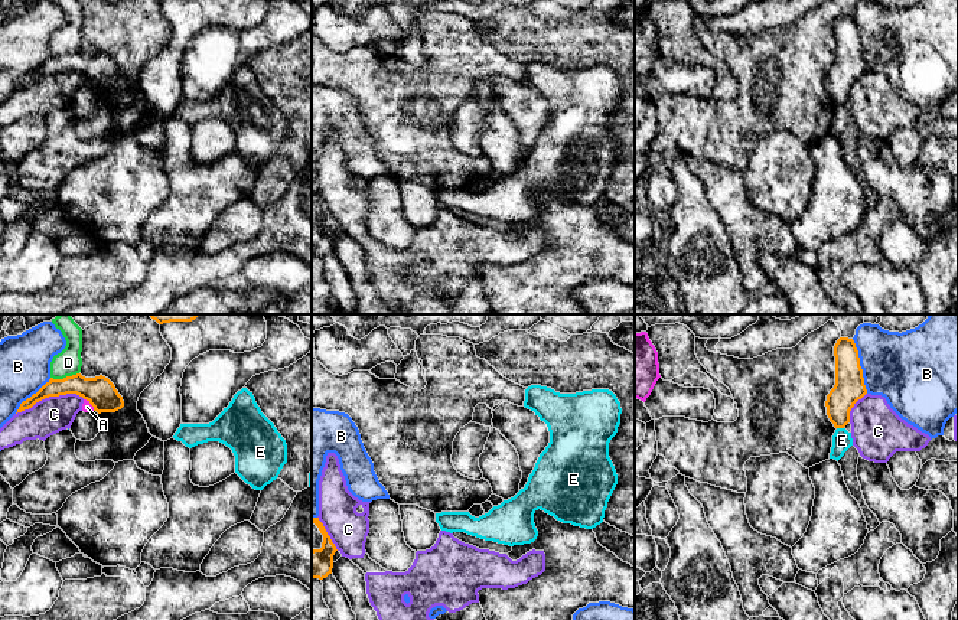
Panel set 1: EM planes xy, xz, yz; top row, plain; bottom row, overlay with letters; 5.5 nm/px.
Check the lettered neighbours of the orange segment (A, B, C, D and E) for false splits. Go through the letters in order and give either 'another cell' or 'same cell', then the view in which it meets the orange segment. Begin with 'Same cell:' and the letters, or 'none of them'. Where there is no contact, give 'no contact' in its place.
Same cell: none of them
A: another cell; contact in xy
B: another cell; contact in yz
C: another cell; contact in xy
D: another cell; contact in xy
E: another cell; contact in yz

